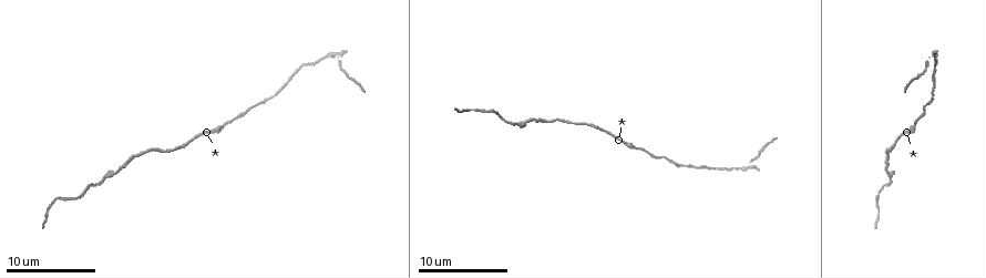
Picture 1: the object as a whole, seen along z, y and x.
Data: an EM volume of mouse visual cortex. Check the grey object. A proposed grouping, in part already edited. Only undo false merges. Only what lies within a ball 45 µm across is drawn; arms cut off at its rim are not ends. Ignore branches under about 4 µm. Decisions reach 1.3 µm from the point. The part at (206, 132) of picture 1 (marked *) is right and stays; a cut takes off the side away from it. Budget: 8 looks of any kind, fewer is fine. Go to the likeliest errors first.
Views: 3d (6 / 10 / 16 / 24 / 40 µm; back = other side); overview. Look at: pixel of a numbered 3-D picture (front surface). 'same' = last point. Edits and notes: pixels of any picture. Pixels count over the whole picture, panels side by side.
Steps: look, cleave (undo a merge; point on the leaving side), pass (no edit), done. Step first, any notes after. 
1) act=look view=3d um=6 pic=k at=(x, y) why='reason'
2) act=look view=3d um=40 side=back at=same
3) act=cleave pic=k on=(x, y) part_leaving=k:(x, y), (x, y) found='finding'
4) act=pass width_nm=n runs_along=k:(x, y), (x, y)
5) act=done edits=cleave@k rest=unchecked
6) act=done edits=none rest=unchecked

act=look view=3d um=10 pic=1 at=(891, 181) why='sudden change in width'

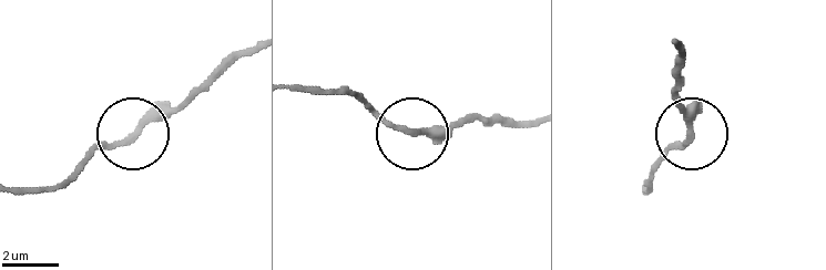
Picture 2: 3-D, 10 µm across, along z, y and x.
act=pass runs_along=2:(532, 122), (467, 116), (410, 131), (363, 97) found='all the same cell'

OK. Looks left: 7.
act=look view=3d um=10 pic=1 at=(913, 124) why='thick turns thin'

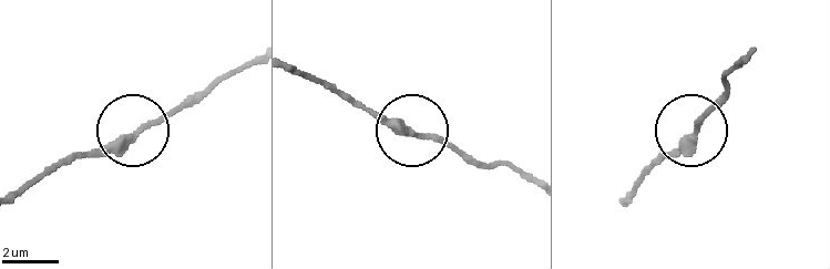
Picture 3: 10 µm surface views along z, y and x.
act=pass found='one cell here'

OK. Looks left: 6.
act=look view=3d um=10 pic=1 at=(137, 154)

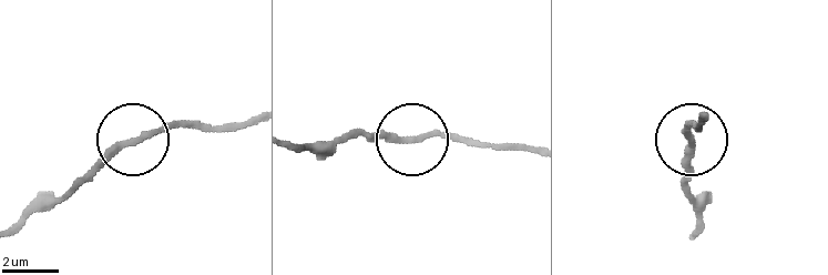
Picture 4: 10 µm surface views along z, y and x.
act=look view=3d um=10 side=back pic=4 at=(412, 137)

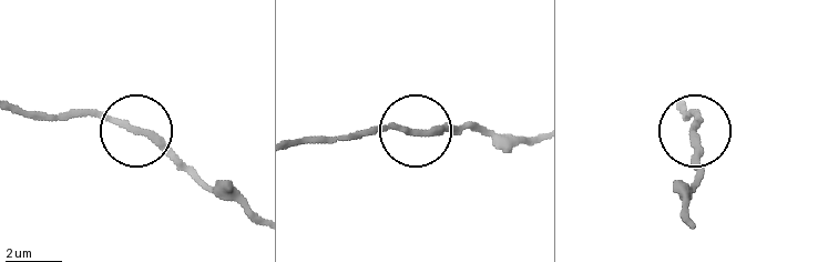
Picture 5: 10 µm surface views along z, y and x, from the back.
act=pass runs_along=5:(18, 110), (96, 114), (133, 127), (195, 183) found='all the same cell'

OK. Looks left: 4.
act=done edits=none rest=unchecked

